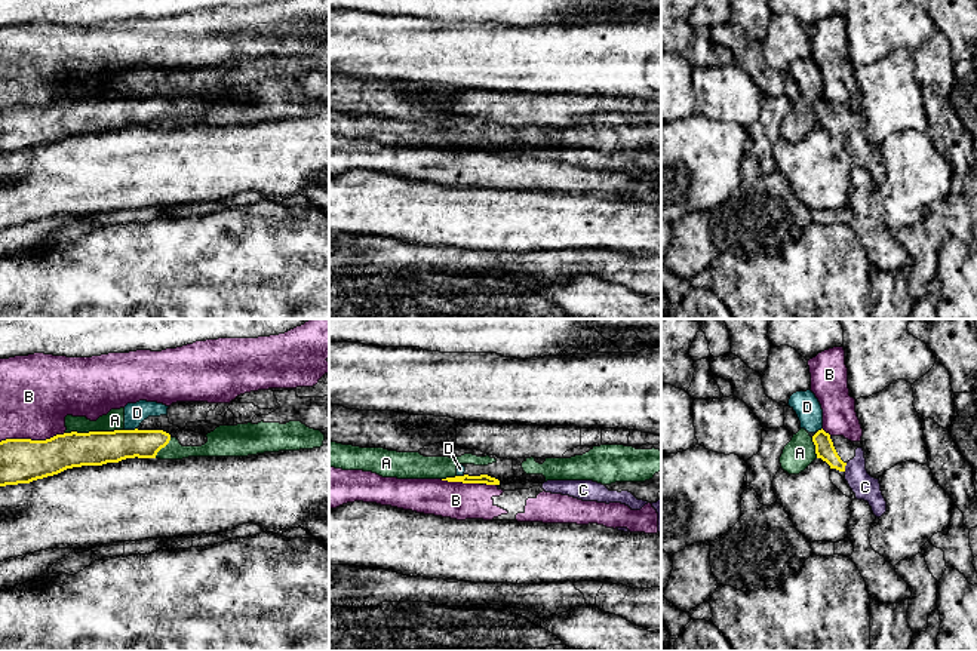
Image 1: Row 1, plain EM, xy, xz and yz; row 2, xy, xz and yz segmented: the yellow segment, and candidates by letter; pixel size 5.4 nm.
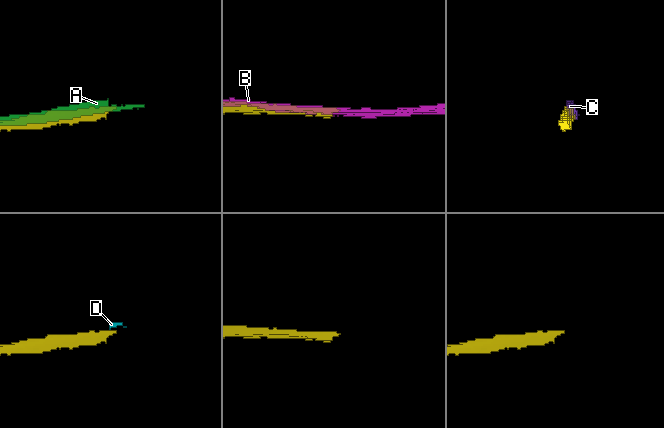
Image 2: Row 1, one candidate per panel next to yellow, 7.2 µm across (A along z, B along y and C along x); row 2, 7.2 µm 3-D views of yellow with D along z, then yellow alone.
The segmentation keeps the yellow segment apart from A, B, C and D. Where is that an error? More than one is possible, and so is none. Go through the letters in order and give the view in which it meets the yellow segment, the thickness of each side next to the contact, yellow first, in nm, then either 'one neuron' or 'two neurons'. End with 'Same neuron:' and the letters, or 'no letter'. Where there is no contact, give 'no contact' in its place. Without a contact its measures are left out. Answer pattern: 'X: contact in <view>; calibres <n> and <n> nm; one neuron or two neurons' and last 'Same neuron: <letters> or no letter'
A: contact in xy; calibres 190 and 110 nm; two neurons
B: contact in xy; calibres 240 and 400 nm; two neurons
C: contact in yz; calibres 110 and 140 nm; one neuron
D: contact in xy; calibres 190 and 110 nm; two neurons
Same neuron: C

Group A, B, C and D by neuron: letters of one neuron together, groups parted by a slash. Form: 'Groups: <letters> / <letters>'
Groups: A D / B / C

